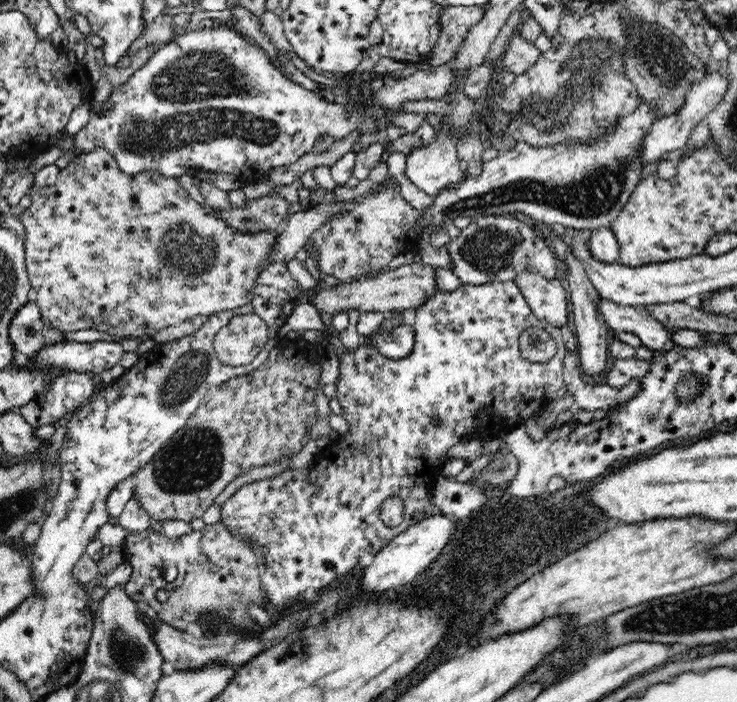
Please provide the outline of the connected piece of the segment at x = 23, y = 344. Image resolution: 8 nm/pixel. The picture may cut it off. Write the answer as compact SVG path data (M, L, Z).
M33 298L18 308L8 328L8 339L14 351L26 354L26 356L34 356L46 344L69 339L69 336L62 331L53 327L48 328L42 320L44 319L40 307Z

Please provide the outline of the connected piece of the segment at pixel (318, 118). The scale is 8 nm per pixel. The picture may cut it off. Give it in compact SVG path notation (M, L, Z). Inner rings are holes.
M225 26L211 29L204 27L201 30L184 34L184 36L180 36L180 38L174 40L174 42L170 41L162 45L140 70L134 72L134 74L130 76L126 83L112 91L108 101L106 101L103 106L103 110L92 114L88 124L86 124L80 132L73 135L72 152L77 156L78 154L89 153L94 149L102 148L108 151L110 155L115 156L118 167L128 176L154 172L166 177L179 178L183 175L193 174L196 169L200 169L217 175L223 172L226 174L233 173L235 177L246 174L246 178L252 180L252 178L260 178L260 174L267 174L267 172L270 172L270 170L276 168L276 166L288 166L288 164L296 162L302 154L306 154L310 148L314 147L314 142L316 142L316 138L318 138L320 134L332 136L336 141L340 140L340 138L344 138L346 134L350 134L350 132L356 130L356 128L359 132L368 134L376 131L376 124L386 121L389 118L389 114L392 113L381 111L372 114L370 118L363 118L363 114L359 114L359 110L356 109L356 104L355 111L351 112L353 108L348 106L348 104L342 105L325 102L322 97L323 89L318 93L310 93L308 90L300 88L298 84L291 82L291 80L287 80L287 78L271 64L267 53L264 52L262 48L250 42L246 42L243 37L242 35L236 34L235 30L226 28Z

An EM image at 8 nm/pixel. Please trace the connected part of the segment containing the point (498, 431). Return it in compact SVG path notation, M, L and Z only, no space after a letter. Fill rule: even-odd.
M514 281L506 282L489 282L486 284L469 285L461 283L460 286L450 291L438 291L434 296L430 296L422 306L415 310L415 320L413 328L415 331L415 342L408 356L398 359L386 358L380 354L372 345L359 344L352 351L344 348L340 358L338 359L338 380L330 386L332 392L338 398L341 408L343 409L342 417L345 418L349 428L346 433L339 434L336 440L330 440L318 455L312 456L307 467L291 469L288 468L277 475L255 480L246 483L234 492L220 508L221 518L219 522L235 538L246 540L251 546L251 550L264 553L262 561L264 561L264 574L260 574L261 591L265 596L267 603L272 606L282 606L290 604L292 600L296 600L298 595L303 593L307 588L314 588L316 591L322 591L322 588L335 583L343 578L350 576L358 576L362 568L368 566L374 556L394 540L402 532L406 532L408 528L416 526L418 522L432 518L437 511L434 503L431 501L431 490L433 484L438 477L442 477L441 468L447 460L446 451L455 444L464 443L466 440L480 440L485 442L488 438L497 438L503 441L503 436L510 430L524 426L528 420L535 419L546 408L550 401L556 396L556 392L565 386L563 379L563 358L565 354L565 343L562 339L560 327L554 327L550 323L539 320L532 313L528 303L524 301L518 285ZM529 327L538 327L544 331L548 331L552 338L556 341L556 354L545 363L530 362L524 358L519 347L519 338L522 331ZM390 497L398 497L404 503L404 522L396 528L387 528L384 522L380 520L379 510L384 500Z

